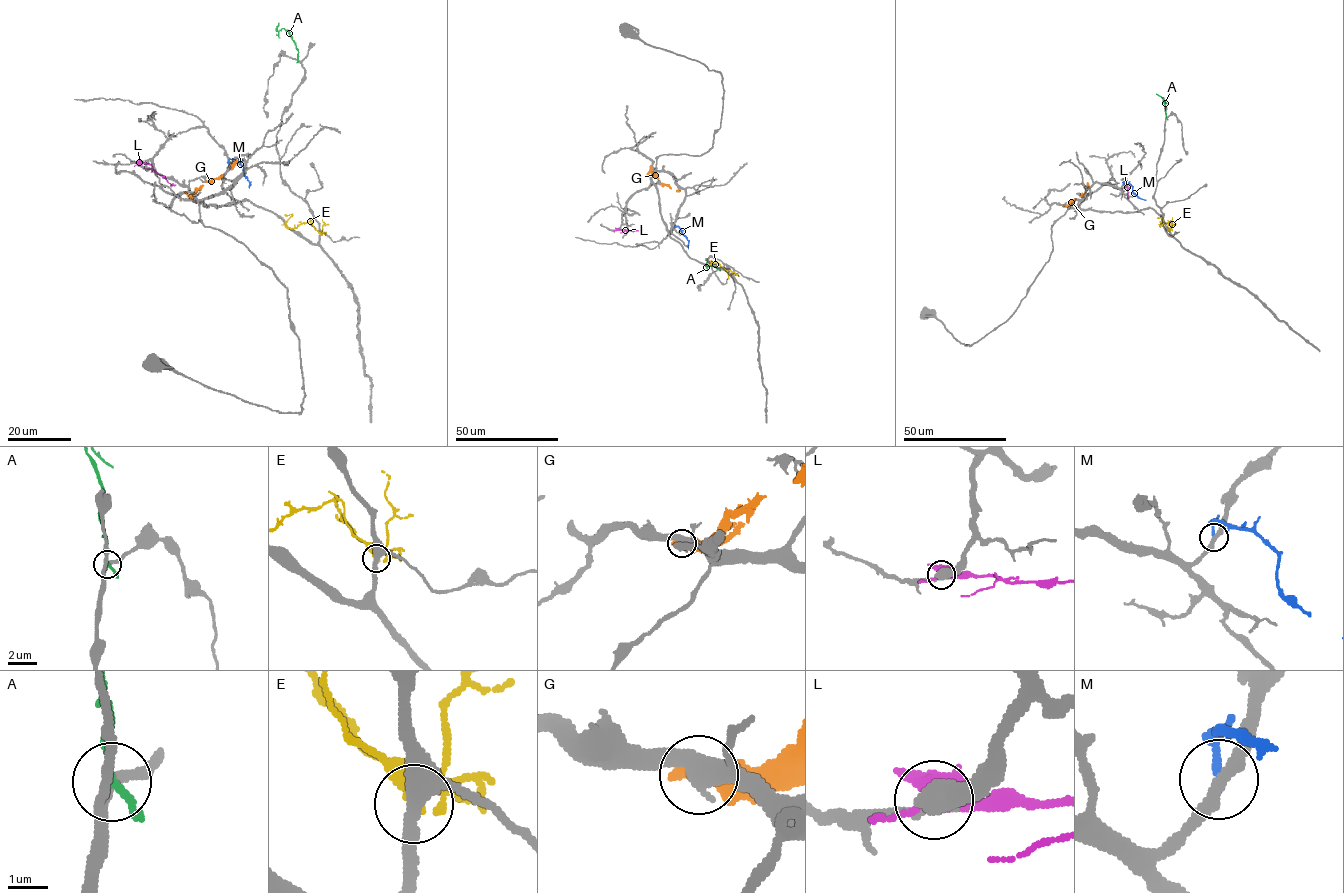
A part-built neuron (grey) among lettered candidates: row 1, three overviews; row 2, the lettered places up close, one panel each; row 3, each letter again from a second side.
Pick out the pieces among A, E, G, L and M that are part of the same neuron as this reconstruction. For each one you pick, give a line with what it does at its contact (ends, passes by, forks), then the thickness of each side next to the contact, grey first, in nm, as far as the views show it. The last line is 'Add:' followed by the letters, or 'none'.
Add: none

